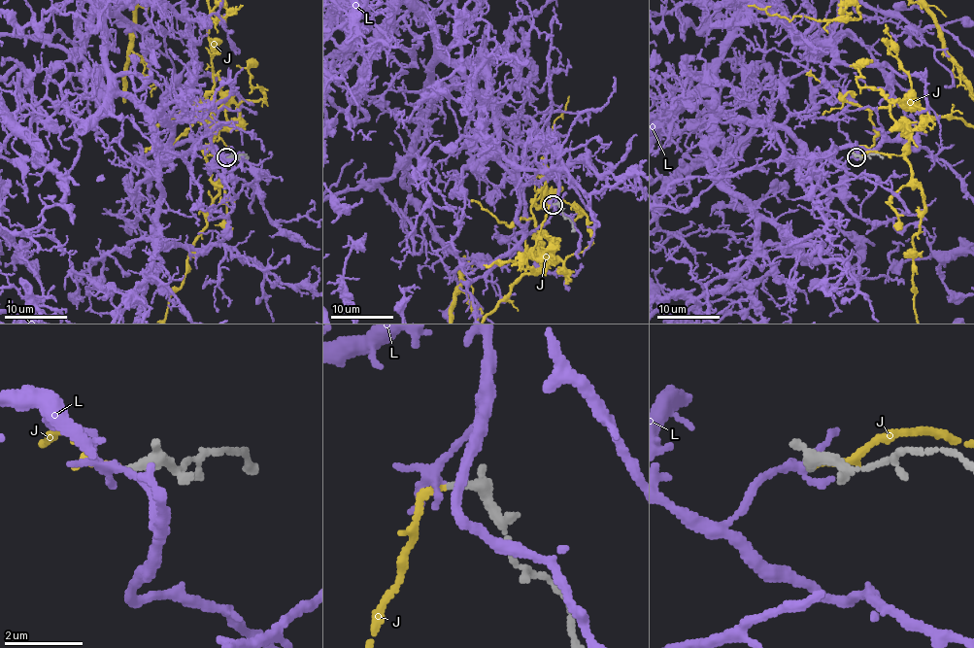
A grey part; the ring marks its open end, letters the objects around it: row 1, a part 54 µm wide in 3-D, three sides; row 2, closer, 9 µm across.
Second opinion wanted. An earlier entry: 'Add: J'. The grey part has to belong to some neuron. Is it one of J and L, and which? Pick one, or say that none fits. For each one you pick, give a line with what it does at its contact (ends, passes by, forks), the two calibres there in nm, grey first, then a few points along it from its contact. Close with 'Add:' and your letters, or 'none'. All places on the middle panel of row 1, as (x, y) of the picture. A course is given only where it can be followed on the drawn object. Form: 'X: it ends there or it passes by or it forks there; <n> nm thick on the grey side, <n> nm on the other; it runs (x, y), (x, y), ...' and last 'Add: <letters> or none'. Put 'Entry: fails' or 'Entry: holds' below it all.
J: it ends there; 160 nm thick on the grey side, 180 nm on the other
Add: J
Entry: holds

